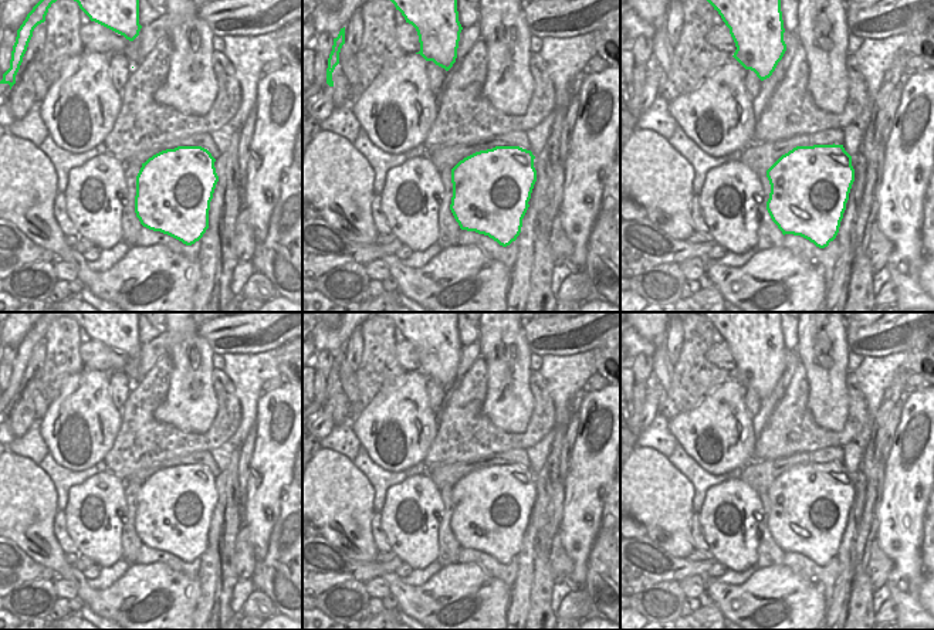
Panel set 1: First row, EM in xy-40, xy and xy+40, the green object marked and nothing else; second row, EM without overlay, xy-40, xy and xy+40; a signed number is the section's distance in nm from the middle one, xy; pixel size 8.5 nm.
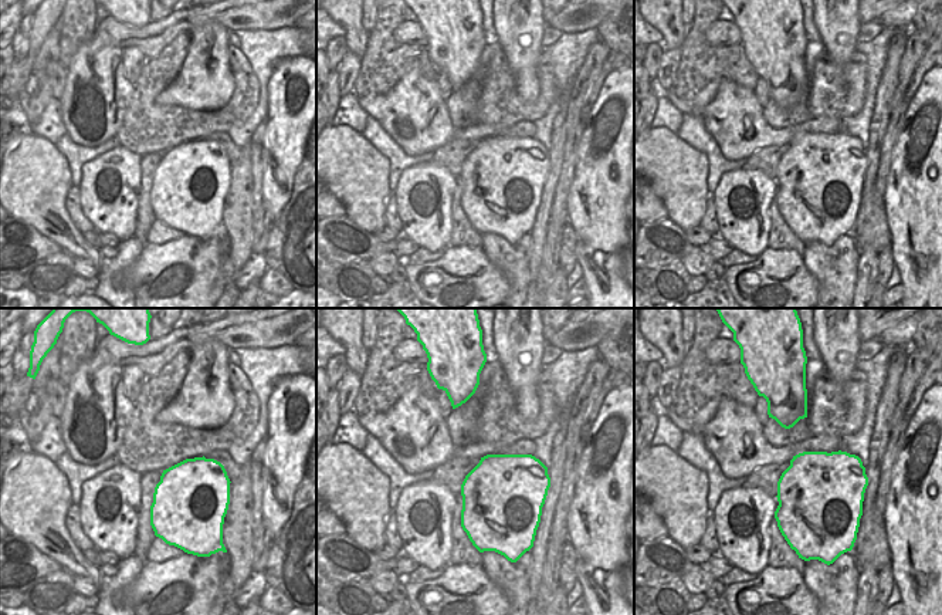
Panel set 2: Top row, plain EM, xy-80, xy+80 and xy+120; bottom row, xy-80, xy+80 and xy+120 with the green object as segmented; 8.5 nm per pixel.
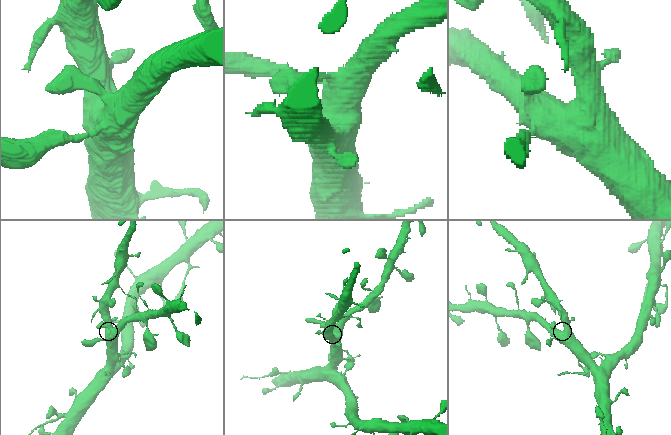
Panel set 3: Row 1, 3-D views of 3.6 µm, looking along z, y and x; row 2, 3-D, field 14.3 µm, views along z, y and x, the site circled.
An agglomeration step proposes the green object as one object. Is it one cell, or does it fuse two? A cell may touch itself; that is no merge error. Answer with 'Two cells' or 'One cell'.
One cell.

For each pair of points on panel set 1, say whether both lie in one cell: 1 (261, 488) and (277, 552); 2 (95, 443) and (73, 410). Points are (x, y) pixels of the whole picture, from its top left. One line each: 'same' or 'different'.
1: different
2: same

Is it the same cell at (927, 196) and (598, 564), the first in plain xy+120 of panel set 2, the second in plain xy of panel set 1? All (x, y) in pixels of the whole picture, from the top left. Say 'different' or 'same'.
different

